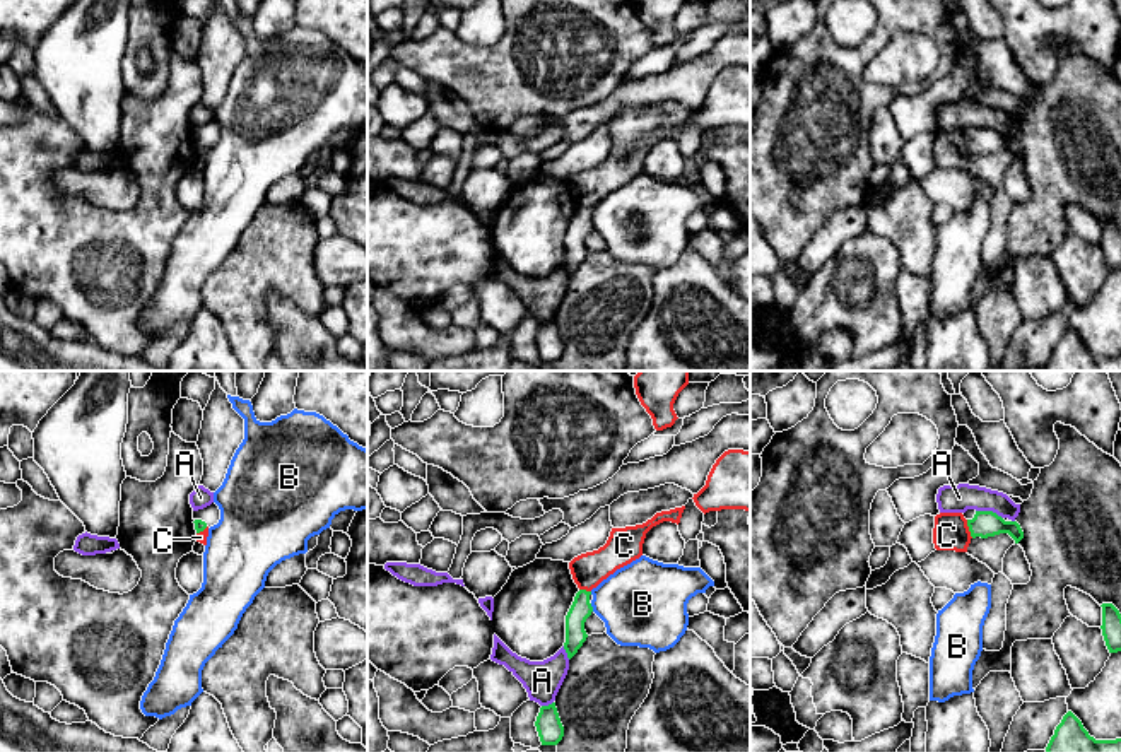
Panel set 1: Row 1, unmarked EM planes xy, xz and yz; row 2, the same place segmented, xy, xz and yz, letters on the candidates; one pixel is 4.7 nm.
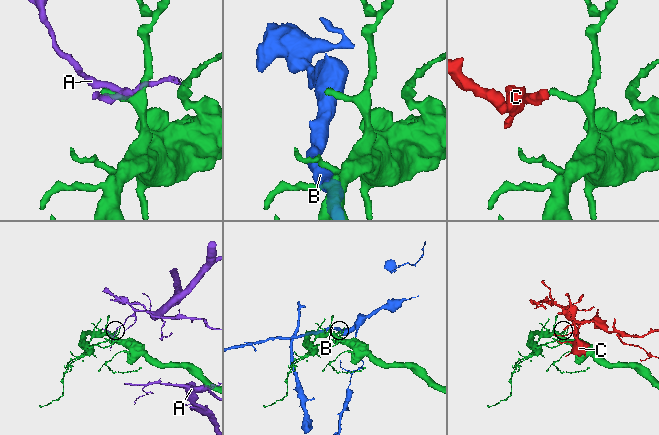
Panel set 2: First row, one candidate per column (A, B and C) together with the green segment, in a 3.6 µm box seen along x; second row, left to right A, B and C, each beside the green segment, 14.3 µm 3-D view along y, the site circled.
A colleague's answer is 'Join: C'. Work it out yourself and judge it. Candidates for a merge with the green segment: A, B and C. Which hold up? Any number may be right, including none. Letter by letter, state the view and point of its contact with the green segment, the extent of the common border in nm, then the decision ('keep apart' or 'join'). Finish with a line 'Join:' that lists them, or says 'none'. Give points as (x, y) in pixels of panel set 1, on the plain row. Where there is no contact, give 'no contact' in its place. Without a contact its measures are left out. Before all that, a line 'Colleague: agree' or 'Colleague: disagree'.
Colleague: disagree
A: meets green in yz at (990, 129); contact 130 nm long; keep apart
B: meets green in xz at (592, 224); contact 40 nm long; keep apart
C: meets green in yz at (969, 146); contact 90 nm long; keep apart
Join: none

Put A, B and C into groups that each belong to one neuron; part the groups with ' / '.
A / B / C

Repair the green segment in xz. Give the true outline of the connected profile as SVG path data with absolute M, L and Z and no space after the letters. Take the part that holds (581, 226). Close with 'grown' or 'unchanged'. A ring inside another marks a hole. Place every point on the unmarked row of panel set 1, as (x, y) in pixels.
M579 207L566 232L566 260L564 267L571 277L586 258L584 239L591 232L593 224L590 220L591 209Z; unchanged

